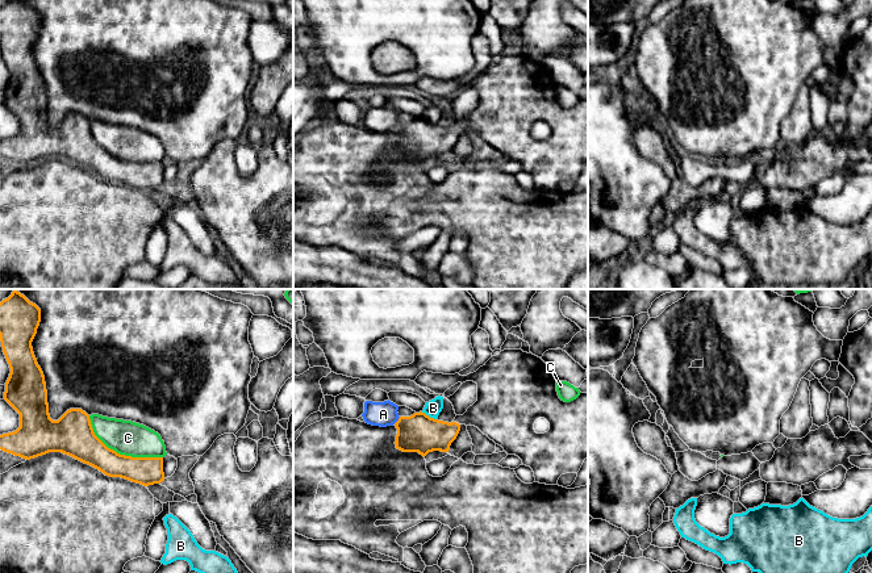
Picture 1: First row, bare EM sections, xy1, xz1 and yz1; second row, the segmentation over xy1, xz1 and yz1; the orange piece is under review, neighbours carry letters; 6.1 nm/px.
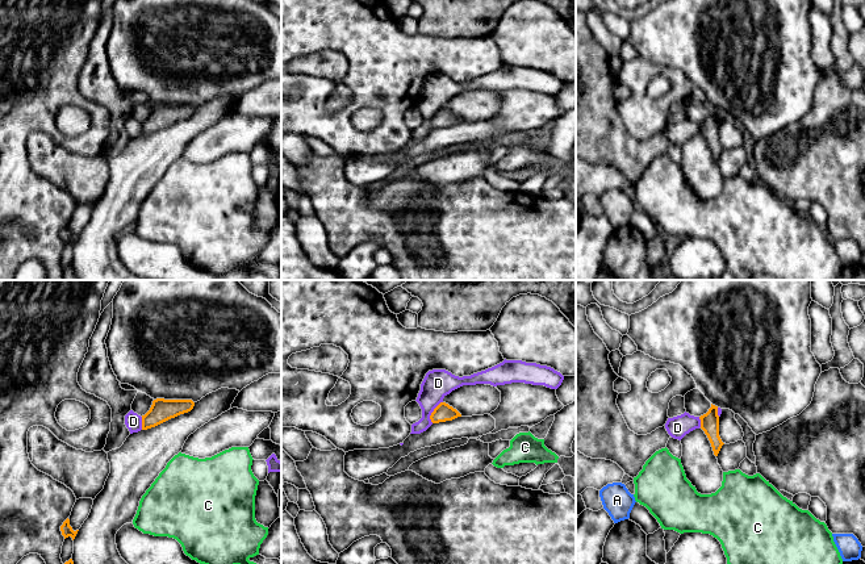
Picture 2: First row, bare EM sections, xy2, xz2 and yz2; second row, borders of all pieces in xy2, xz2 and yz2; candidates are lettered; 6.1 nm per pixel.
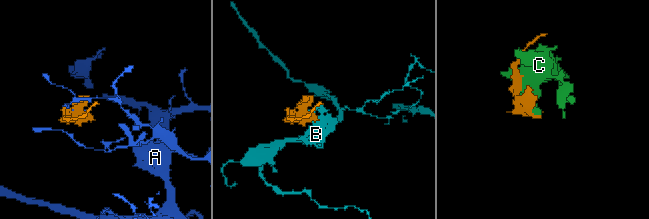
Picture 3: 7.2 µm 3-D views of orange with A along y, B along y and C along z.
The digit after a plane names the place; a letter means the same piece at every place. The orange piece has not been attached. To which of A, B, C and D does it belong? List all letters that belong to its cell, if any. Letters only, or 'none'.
none

